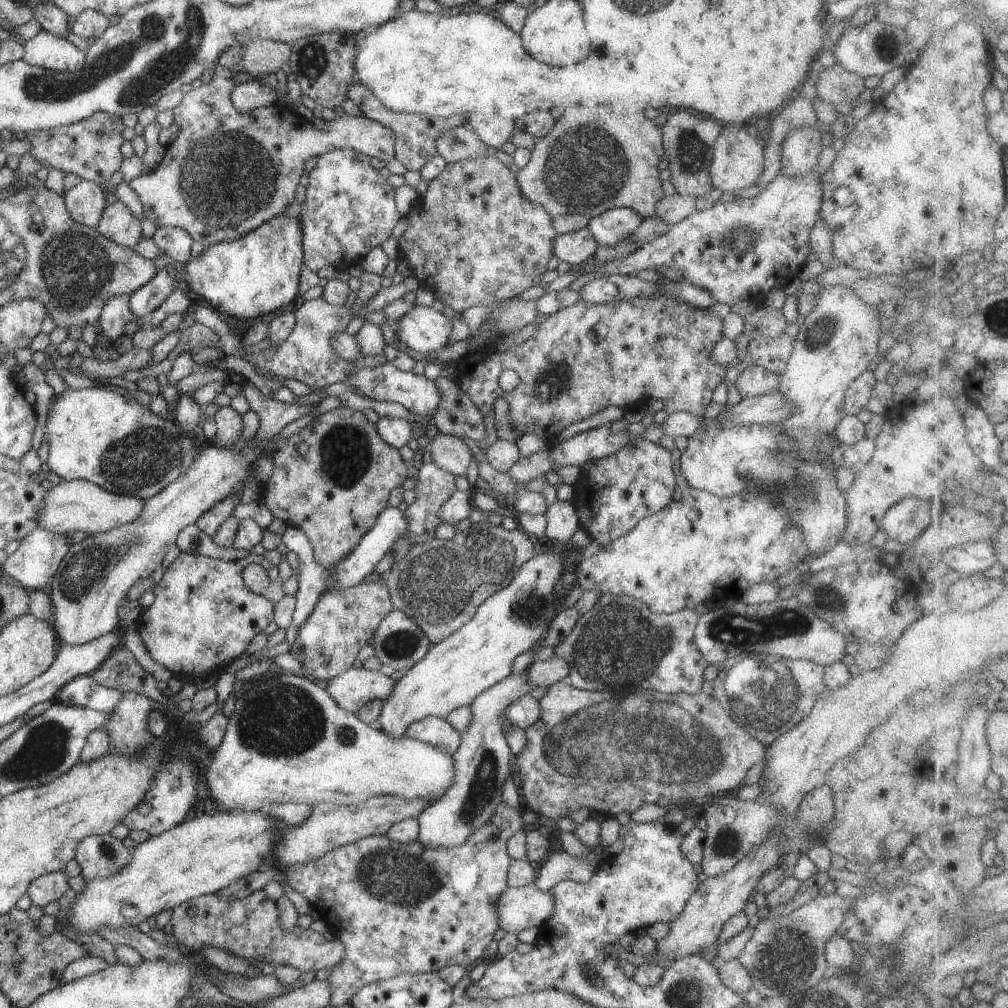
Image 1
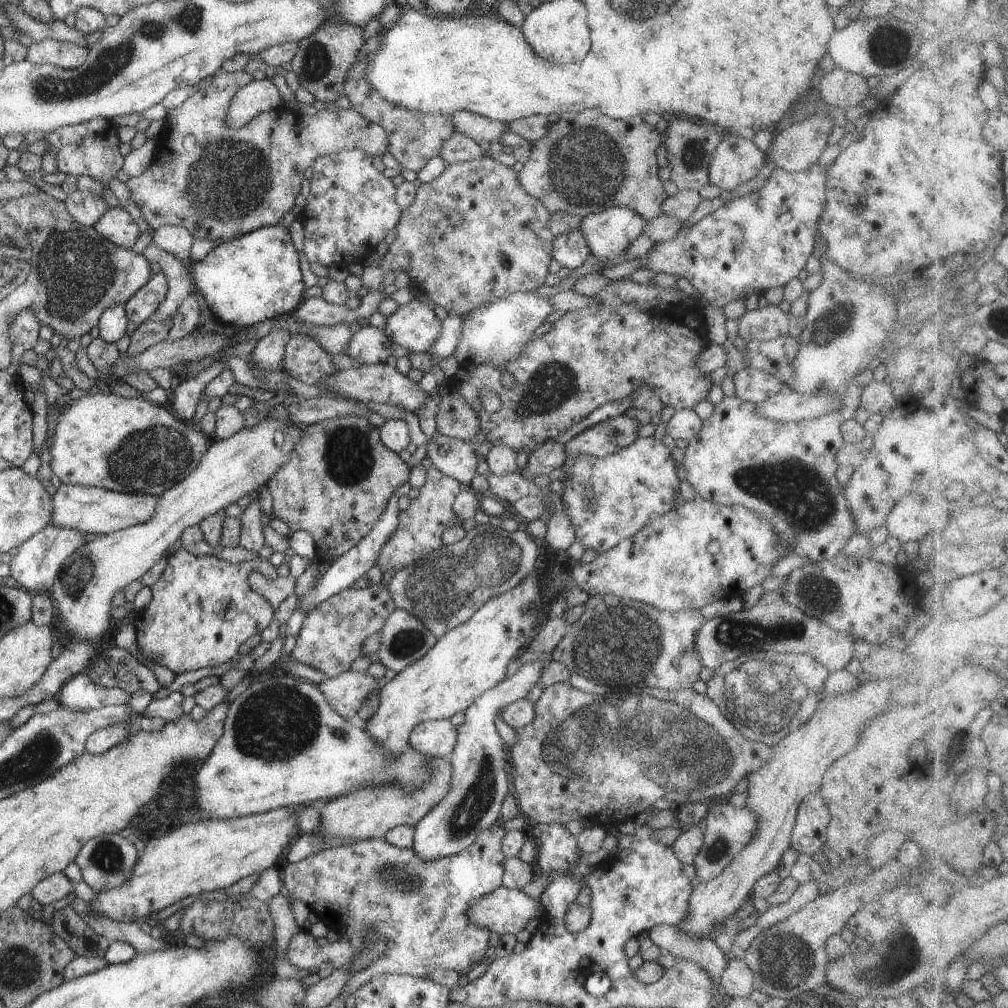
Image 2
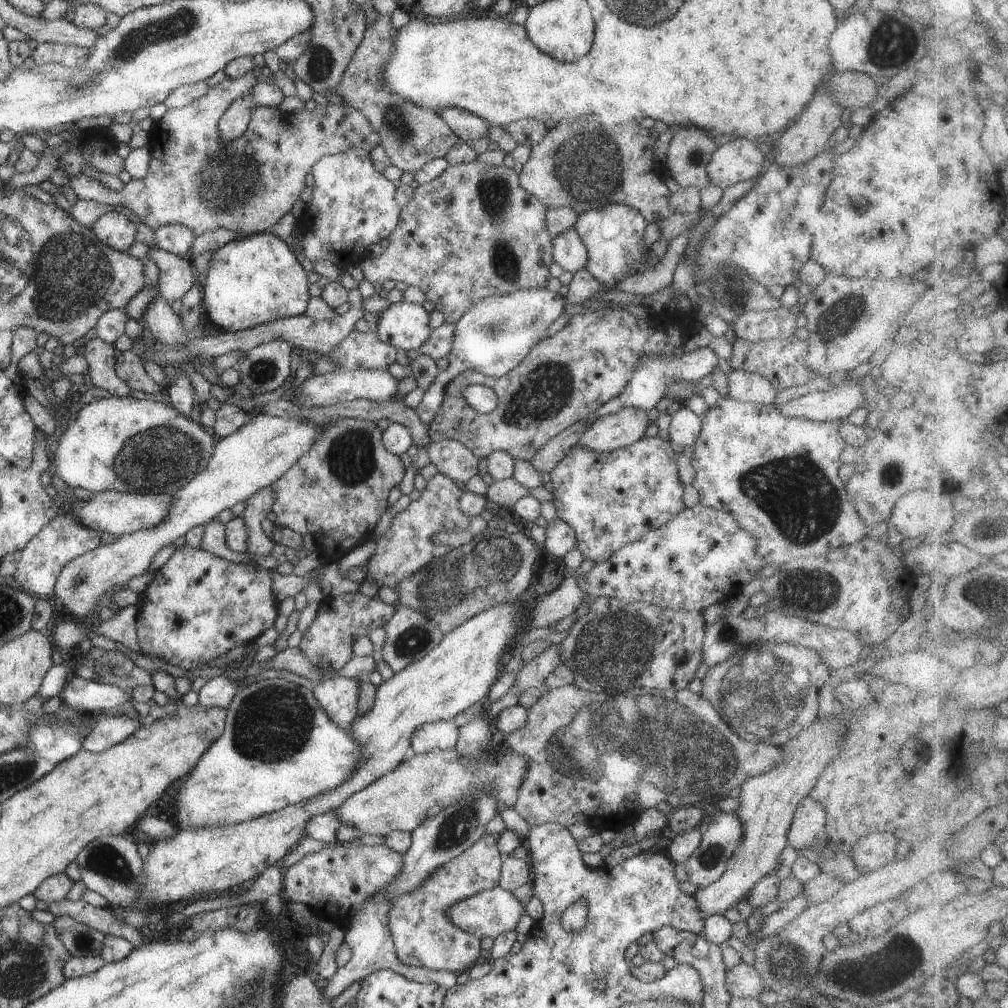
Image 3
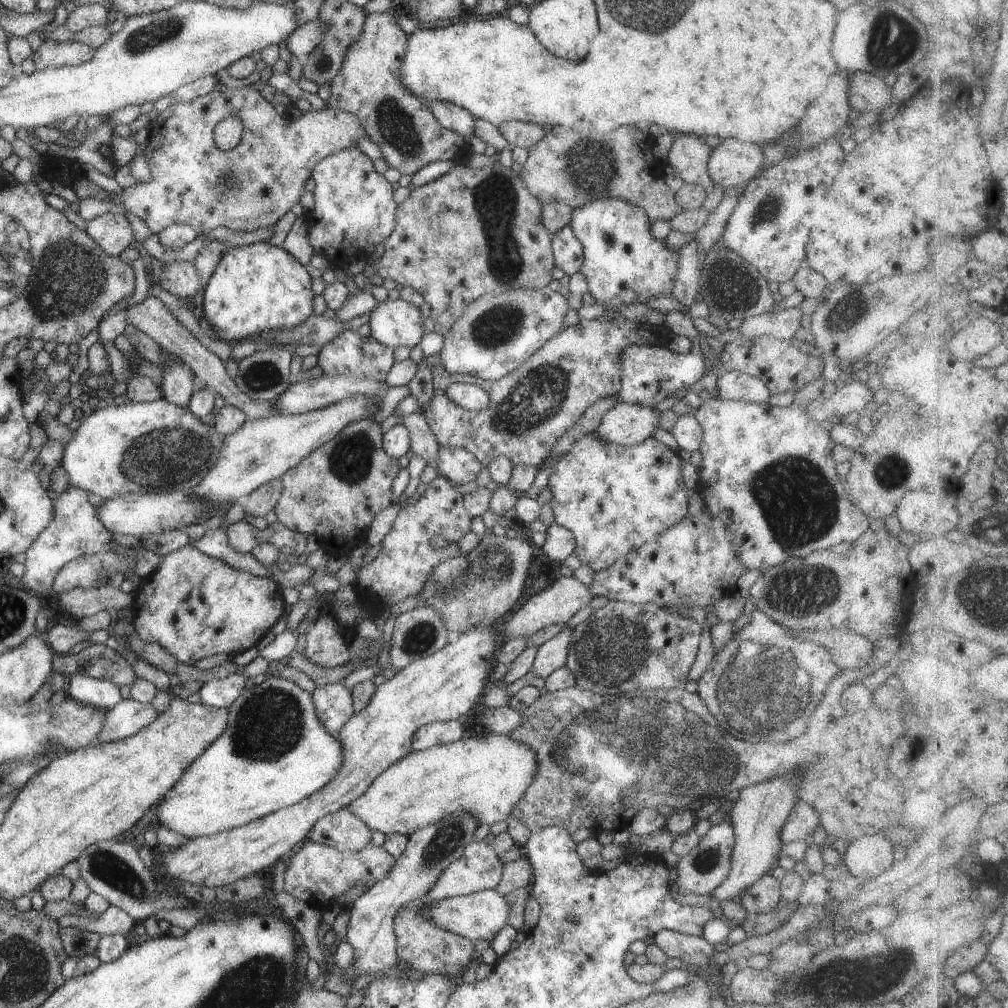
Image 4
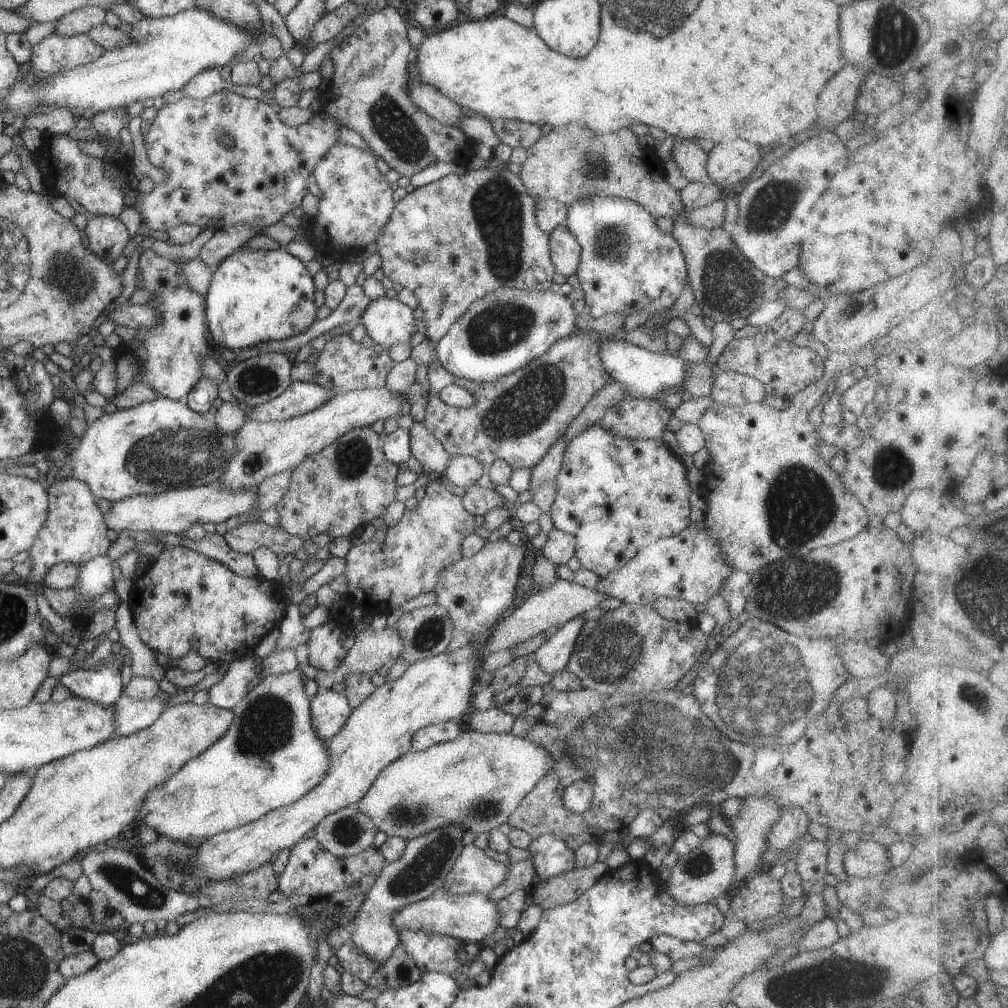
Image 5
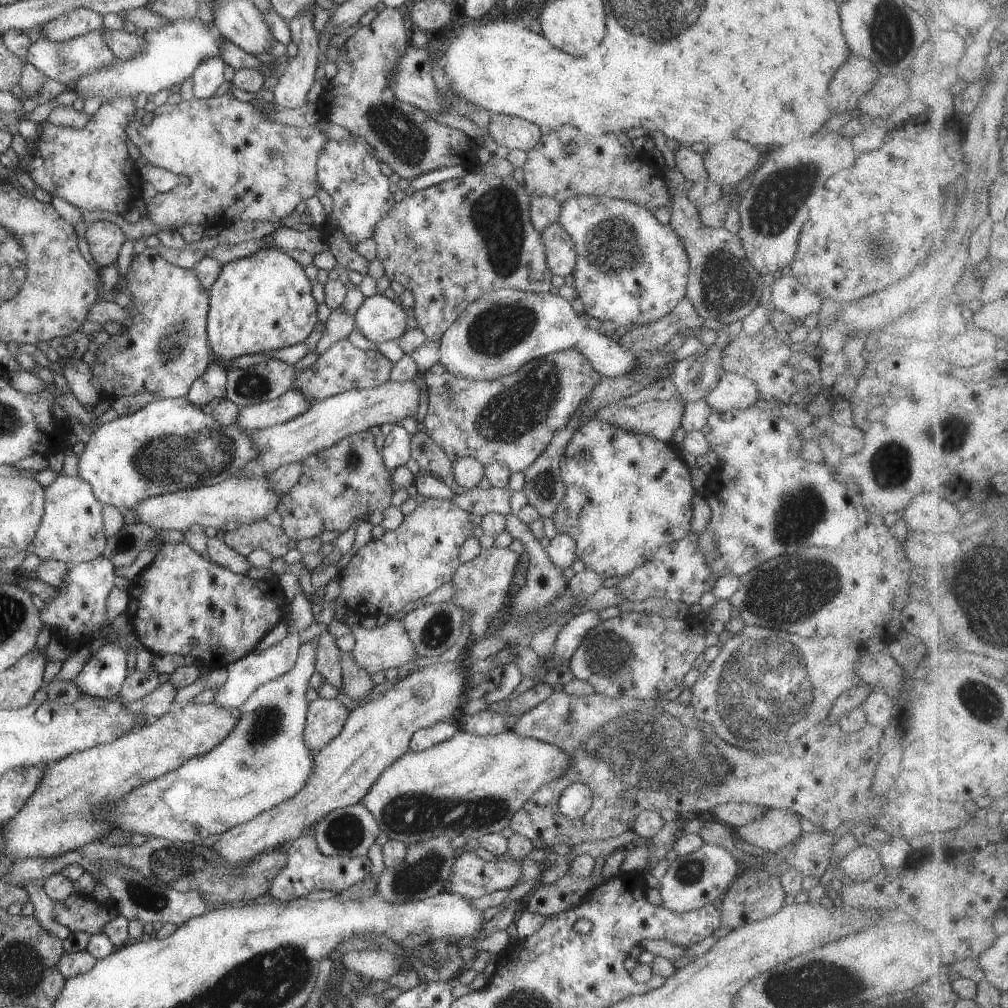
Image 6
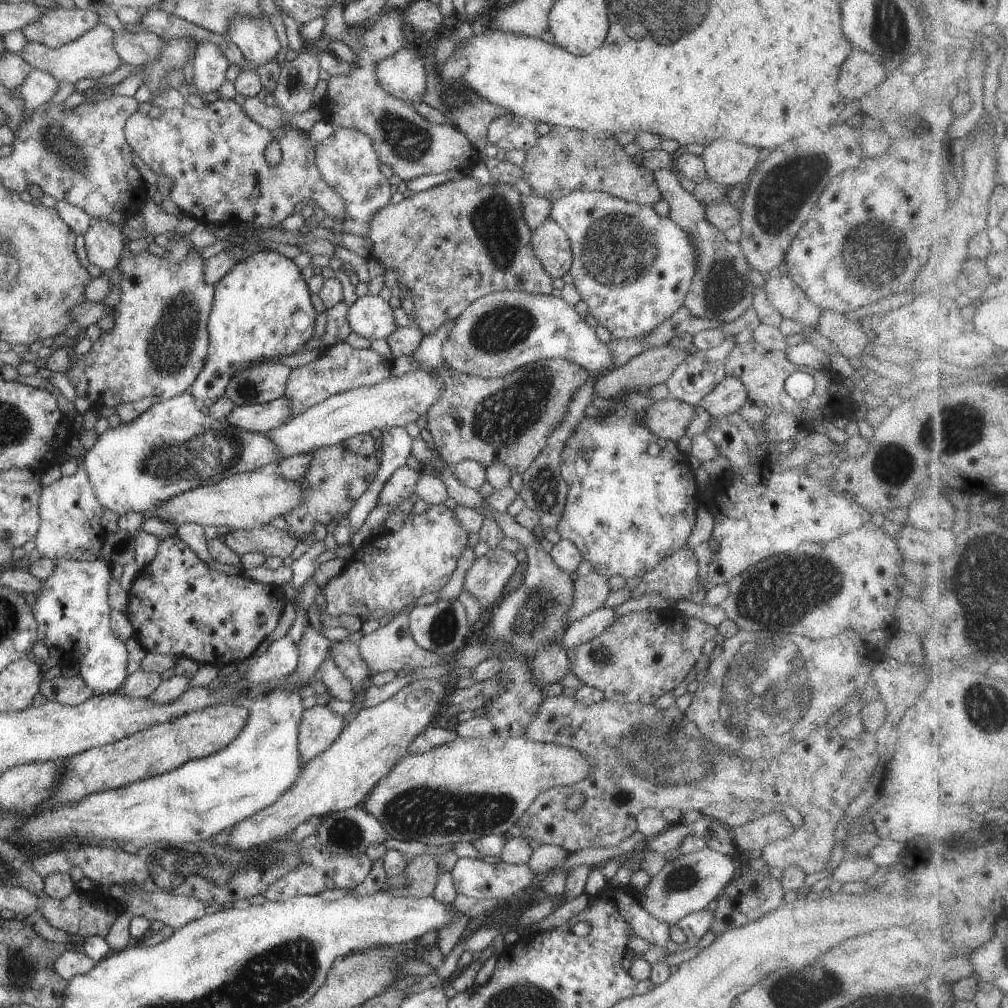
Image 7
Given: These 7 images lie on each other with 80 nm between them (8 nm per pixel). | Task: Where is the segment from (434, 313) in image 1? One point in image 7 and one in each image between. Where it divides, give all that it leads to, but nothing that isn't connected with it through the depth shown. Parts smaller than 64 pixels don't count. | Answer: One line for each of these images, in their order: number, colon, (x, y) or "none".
2: (413, 326)
3: (403, 325)
4: (395, 323)
5: (388, 322)
6: (378, 319)
7: (371, 317)

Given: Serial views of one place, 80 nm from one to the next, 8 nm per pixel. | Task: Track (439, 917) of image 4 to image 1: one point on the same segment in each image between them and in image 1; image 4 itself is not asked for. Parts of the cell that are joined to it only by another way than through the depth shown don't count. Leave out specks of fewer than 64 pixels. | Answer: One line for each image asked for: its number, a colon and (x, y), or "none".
1: (516, 908)
2: (505, 911)
3: (487, 914)

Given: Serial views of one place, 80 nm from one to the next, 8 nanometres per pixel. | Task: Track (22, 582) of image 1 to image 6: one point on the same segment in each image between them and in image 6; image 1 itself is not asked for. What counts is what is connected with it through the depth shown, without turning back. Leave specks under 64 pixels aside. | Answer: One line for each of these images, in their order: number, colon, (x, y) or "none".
2: (37, 561)
3: (40, 561)
4: (73, 531)
5: (75, 531)
6: (71, 531)

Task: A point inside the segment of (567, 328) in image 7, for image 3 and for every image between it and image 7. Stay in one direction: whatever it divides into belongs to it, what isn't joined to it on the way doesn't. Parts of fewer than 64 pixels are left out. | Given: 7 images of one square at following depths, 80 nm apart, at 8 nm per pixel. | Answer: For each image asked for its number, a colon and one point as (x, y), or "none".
3: (494, 335)
4: (496, 332)
5: (500, 332)
6: (497, 333)

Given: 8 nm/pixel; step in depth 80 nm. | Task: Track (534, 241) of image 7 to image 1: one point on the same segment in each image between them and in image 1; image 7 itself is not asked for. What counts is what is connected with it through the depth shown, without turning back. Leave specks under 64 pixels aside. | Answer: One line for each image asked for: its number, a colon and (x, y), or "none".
1: (574, 247)
2: (570, 250)
3: (568, 251)
4: (567, 253)
5: (564, 251)
6: (560, 253)

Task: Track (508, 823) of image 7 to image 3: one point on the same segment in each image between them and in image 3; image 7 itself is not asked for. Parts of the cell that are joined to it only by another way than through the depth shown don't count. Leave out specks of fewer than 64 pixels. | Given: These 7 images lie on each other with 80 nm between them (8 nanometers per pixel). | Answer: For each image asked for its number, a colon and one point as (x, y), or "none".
3: (401, 799)
4: (485, 776)
5: (477, 780)
6: (470, 785)

